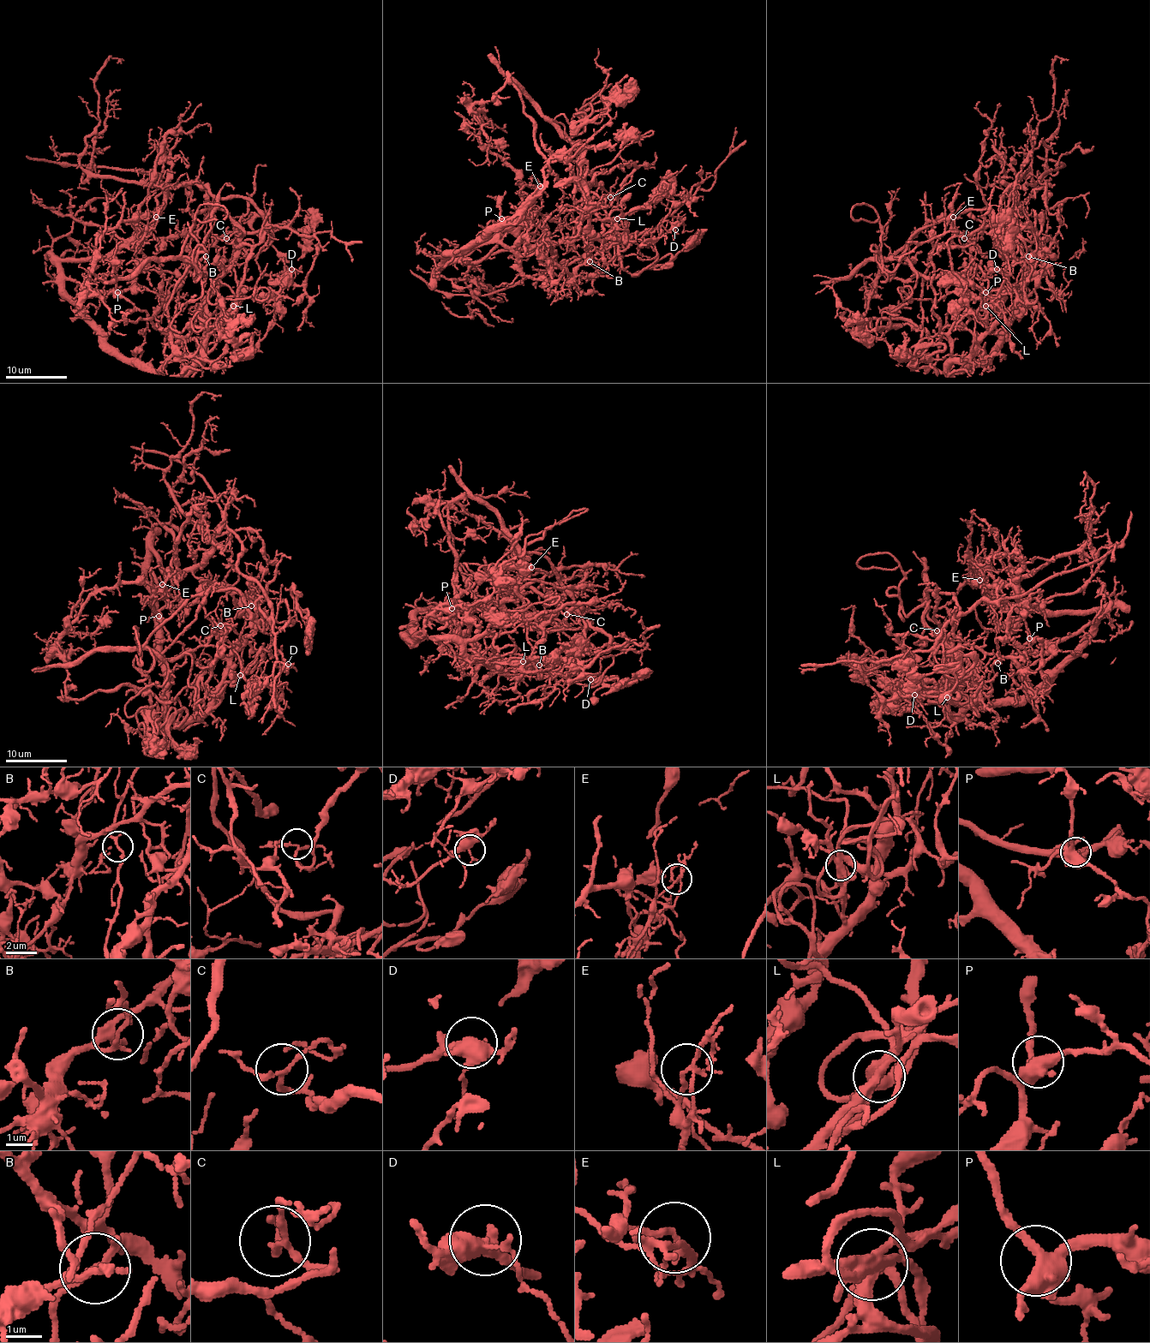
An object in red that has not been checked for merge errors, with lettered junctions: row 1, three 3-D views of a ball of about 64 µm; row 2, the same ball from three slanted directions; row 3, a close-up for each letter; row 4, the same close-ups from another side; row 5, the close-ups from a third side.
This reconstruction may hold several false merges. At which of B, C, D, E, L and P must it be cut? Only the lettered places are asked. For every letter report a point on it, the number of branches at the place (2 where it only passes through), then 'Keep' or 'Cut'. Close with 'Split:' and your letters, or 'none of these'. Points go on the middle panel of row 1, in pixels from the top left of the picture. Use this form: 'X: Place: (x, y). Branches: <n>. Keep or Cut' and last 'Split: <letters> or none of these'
B: Place: (589, 261). Branches: 3. Cut
C: Place: (610, 197). Branches: 3. Keep
D: Place: (675, 229). Branches: 4. Keep
E: Place: (540, 186). Branches: 4. Cut
L: Place: (617, 218). Branches: 4. Cut
P: Place: (501, 218). Branches: 4. Keep
Split: B, E, L

